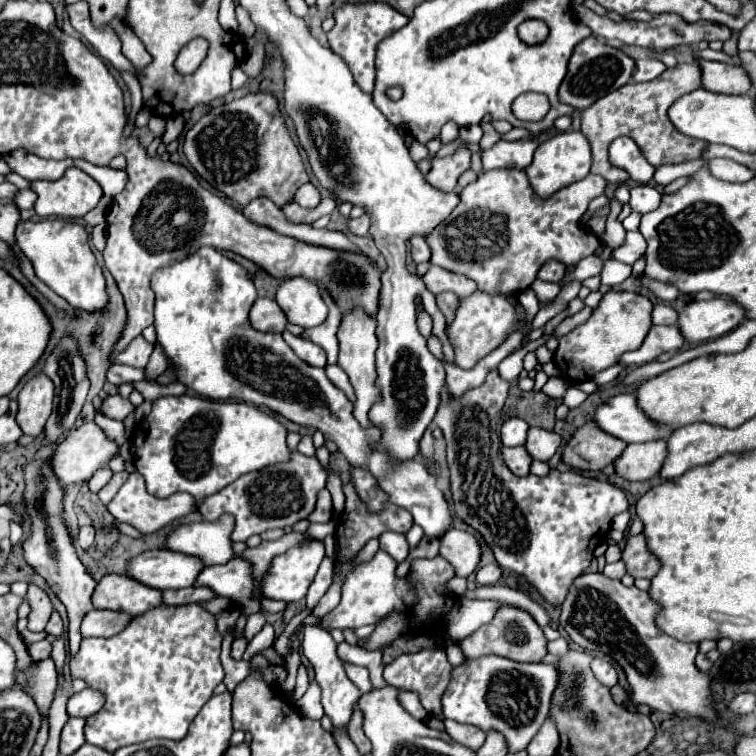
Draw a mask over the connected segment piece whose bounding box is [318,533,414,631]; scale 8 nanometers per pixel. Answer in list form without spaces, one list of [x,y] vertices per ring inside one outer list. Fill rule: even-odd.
[[[384,533],[380,537],[380,549],[376,551],[376,555],[370,561],[358,563],[346,577],[342,583],[342,599],[338,603],[336,609],[332,609],[330,613],[326,613],[318,627],[332,631],[332,629],[354,629],[360,625],[374,625],[376,621],[380,621],[388,611],[392,609],[408,609],[412,603],[412,589],[408,585],[406,579],[396,579],[394,571],[396,571],[396,563],[402,563],[408,553],[408,541],[404,535],[398,533]]]

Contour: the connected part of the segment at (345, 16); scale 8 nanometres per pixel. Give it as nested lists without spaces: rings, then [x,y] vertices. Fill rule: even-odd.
[[[366,1],[366,3],[344,3],[340,9],[332,13],[336,19],[336,25],[328,31],[328,43],[330,49],[344,59],[348,69],[354,75],[354,81],[360,85],[362,91],[370,93],[374,91],[374,55],[376,45],[392,35],[394,31],[402,29],[408,23],[408,17],[398,13],[394,7],[382,1]]]

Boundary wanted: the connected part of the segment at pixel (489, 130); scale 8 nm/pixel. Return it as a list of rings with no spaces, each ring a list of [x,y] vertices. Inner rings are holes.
[[[481,122],[480,125],[484,131],[484,135],[479,142],[481,153],[484,150],[492,147],[494,143],[497,143],[499,140],[501,140],[501,135],[494,129],[491,122]]]

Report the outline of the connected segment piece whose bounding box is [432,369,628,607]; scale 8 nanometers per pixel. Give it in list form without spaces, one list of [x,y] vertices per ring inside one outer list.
[[[492,369],[486,377],[486,381],[466,391],[460,399],[448,399],[442,397],[442,405],[434,417],[434,425],[442,429],[446,437],[446,463],[450,469],[450,491],[452,491],[452,511],[456,517],[464,519],[470,527],[474,527],[484,541],[494,551],[496,563],[522,577],[522,581],[534,589],[546,603],[558,607],[572,581],[582,575],[594,555],[594,547],[598,543],[604,543],[606,533],[610,531],[610,523],[614,515],[628,509],[628,499],[622,489],[606,483],[596,481],[590,477],[584,477],[576,471],[558,471],[552,469],[546,477],[516,477],[502,461],[500,453],[500,427],[502,427],[502,405],[508,395],[508,389],[512,387],[510,381],[502,379],[498,369]]]

